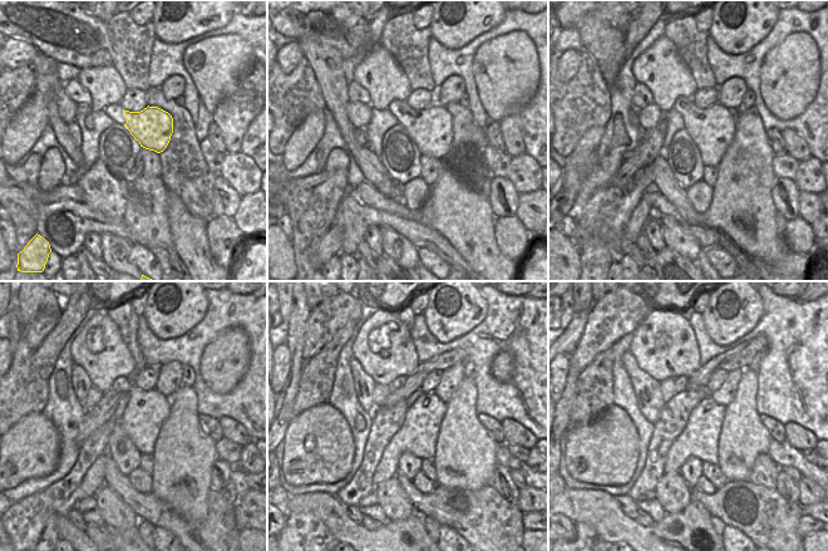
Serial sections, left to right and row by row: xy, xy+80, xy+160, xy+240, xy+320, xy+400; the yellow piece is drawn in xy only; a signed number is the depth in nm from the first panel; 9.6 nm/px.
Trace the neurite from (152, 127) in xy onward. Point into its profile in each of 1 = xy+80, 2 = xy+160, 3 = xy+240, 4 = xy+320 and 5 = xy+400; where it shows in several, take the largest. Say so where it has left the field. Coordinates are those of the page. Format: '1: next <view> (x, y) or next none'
1: next xy+80 (430, 128)
2: next xy+160 (711, 129)
3: next xy+240 (146, 412)
4: next xy+320 (418, 434)
5: next xy+400 (699, 439)

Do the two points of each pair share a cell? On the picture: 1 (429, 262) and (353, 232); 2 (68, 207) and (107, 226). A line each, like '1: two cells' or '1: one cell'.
1: two cells
2: one cell

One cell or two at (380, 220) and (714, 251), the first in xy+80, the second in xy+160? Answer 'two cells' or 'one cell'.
two cells

